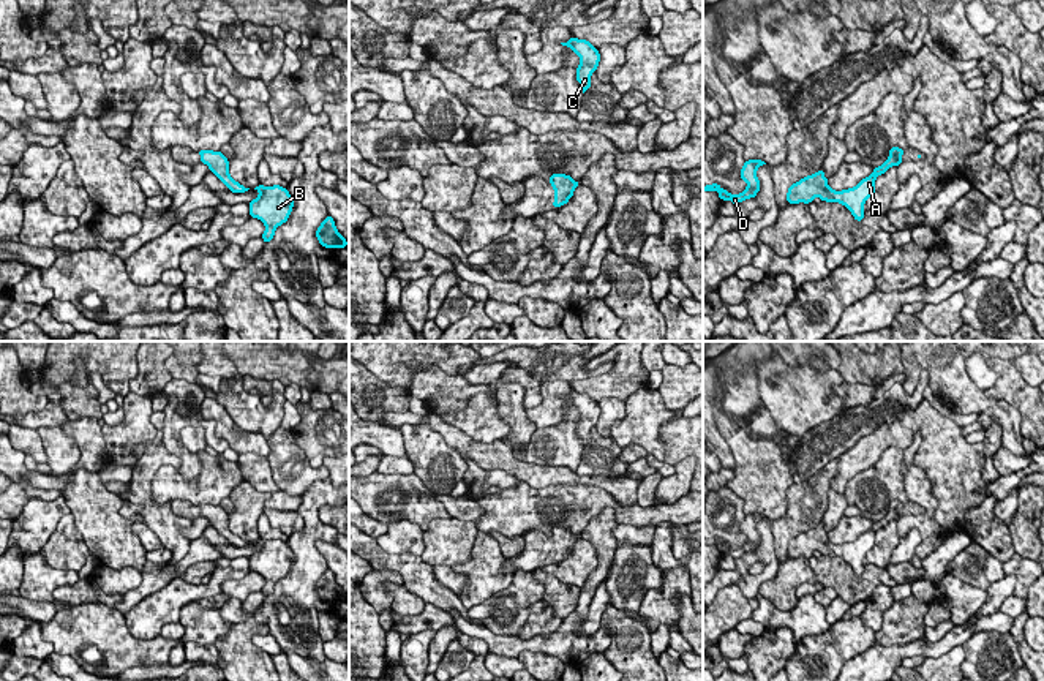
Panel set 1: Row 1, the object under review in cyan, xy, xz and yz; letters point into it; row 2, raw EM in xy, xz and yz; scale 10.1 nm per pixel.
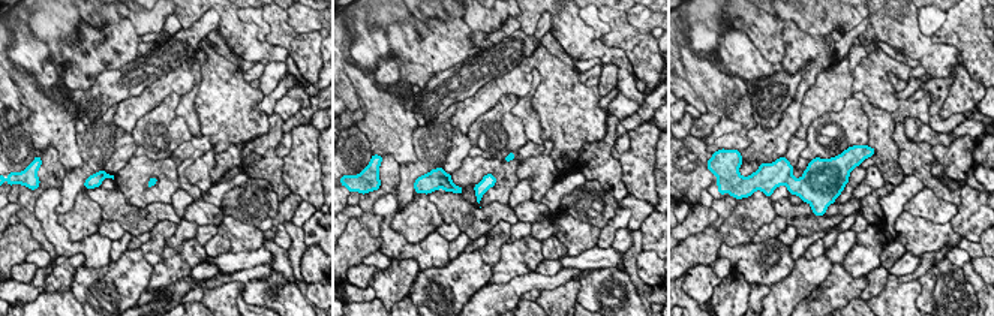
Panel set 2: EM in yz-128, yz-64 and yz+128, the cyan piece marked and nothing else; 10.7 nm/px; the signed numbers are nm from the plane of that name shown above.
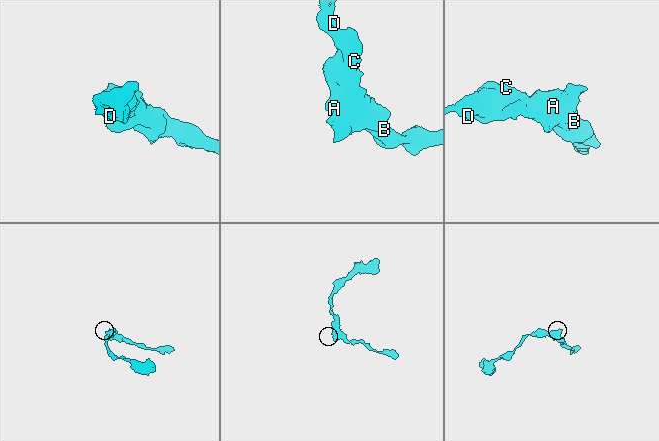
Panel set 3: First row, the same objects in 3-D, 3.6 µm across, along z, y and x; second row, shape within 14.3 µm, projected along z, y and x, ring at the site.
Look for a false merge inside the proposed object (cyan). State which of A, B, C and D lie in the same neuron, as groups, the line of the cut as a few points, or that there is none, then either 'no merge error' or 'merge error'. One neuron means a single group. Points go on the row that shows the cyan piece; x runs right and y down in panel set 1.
A B C D; no cut; no merge error

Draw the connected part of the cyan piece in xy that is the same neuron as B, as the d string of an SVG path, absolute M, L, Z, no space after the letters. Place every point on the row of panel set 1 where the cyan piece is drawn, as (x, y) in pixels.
M259 185L254 190L259 191L259 196L248 202L250 216L264 223L265 231L262 234L262 240L267 243L273 239L276 228L287 221L294 207L294 199L287 188L280 185Z

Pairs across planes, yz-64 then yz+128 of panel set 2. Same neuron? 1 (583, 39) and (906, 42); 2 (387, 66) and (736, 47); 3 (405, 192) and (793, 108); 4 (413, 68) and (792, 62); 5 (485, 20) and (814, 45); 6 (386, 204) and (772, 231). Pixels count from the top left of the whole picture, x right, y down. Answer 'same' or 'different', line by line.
1: same
2: same
3: same
4: different
5: different
6: different

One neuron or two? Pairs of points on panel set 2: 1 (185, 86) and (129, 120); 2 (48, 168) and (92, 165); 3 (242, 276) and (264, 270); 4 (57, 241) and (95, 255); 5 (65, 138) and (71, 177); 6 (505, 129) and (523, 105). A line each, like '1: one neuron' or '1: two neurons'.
1: one neuron
2: two neurons
3: one neuron
4: one neuron
5: two neurons
6: two neurons

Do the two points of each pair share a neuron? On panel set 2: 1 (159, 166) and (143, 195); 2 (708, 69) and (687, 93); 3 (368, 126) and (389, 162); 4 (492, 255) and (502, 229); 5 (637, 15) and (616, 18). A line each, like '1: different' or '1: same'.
1: same
2: different
3: different
4: same
5: different

